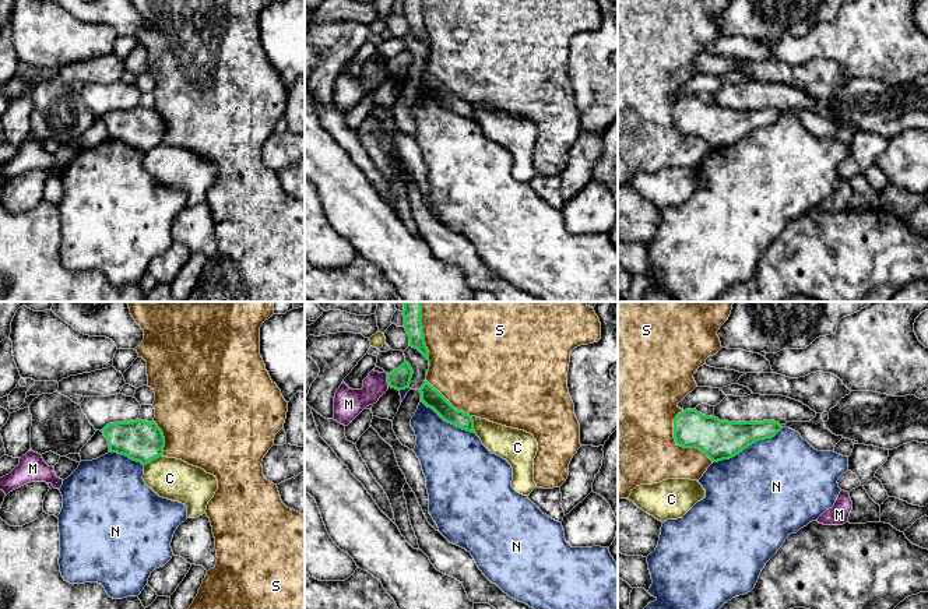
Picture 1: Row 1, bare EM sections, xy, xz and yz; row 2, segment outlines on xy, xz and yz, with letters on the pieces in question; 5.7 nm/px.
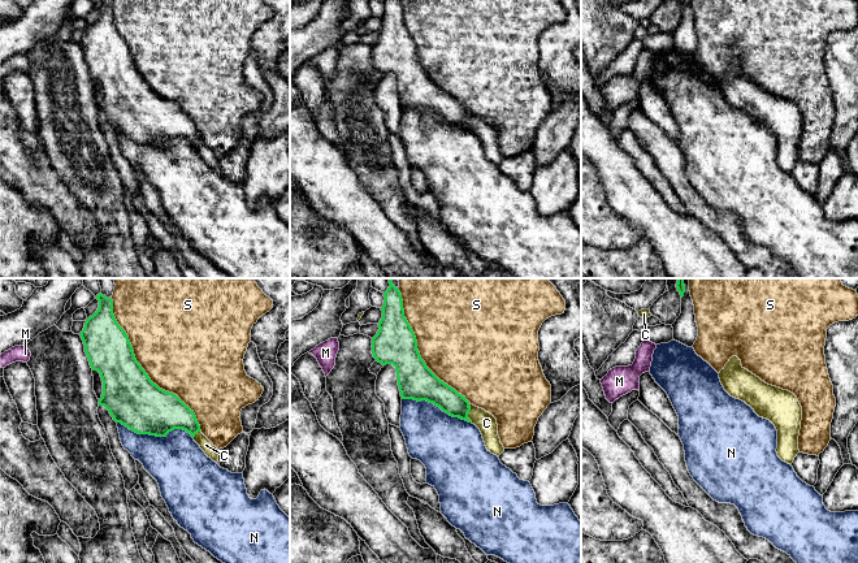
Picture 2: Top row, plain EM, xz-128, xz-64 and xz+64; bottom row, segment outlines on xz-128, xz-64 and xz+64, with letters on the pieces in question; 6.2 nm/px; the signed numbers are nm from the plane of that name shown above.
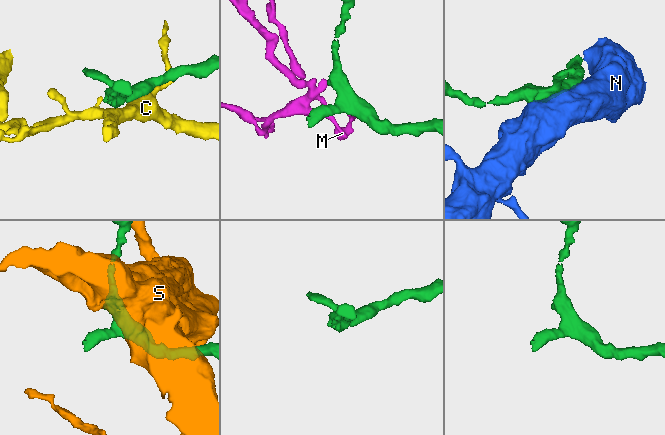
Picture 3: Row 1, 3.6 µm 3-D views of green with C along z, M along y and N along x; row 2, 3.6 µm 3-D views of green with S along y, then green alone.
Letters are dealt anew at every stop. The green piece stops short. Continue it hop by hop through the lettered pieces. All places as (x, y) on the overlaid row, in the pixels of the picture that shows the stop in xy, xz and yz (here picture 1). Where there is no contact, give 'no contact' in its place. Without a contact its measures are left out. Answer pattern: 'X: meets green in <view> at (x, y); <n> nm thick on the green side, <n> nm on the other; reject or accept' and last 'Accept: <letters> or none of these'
C: meets green in xy at (153, 460); 240 nm thick on the green side, 240 nm on the other; reject
M: meets green in xz at (387, 380); 120 nm thick on the green side, 160 nm on the other; reject
N: meets green in yz at (748, 446); 220 nm thick on the green side, 500 nm on the other; reject
S: meets green in yz at (678, 444); 220 nm thick on the green side, 460 nm on the other; reject
Accept: none of these

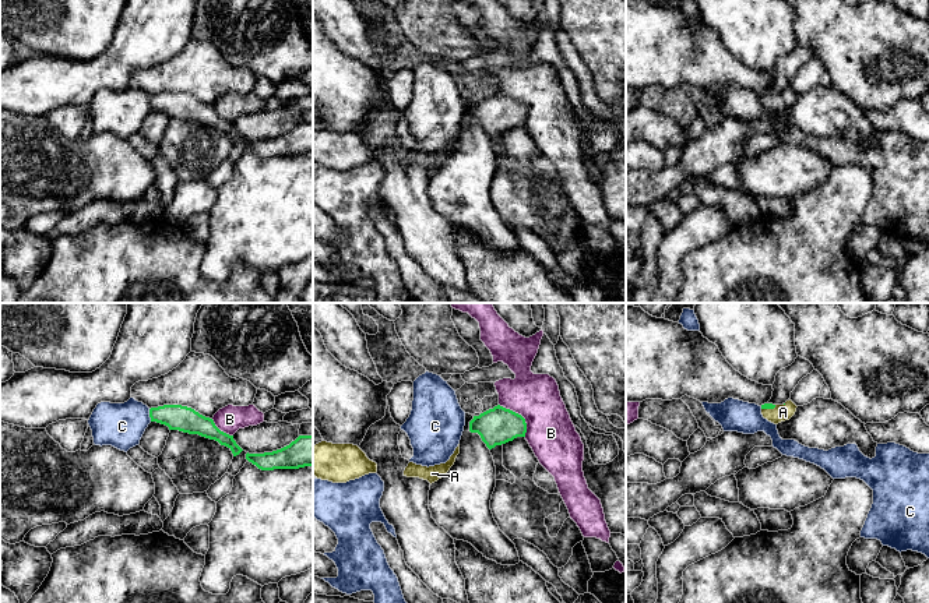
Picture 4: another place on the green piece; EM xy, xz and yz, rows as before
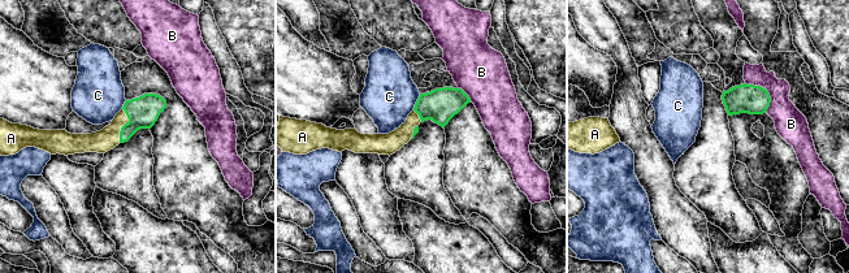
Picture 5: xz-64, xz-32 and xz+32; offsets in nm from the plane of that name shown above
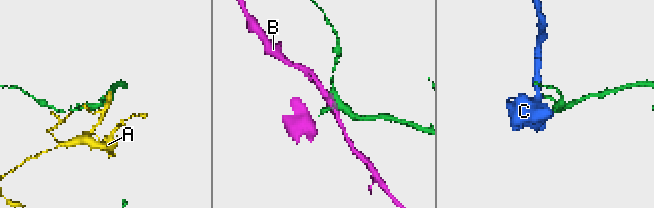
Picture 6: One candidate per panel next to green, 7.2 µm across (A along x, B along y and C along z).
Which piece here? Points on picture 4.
A: meets green in yz at (769, 408); 30 nm thick on the green side, 100 nm on the other; accept
B: meets green in xz at (520, 415); 220 nm thick on the green side, 280 nm on the other; reject
C: meets green in xy at (150, 415); 150 nm thick on the green side, 260 nm on the other; reject
Accept: A

